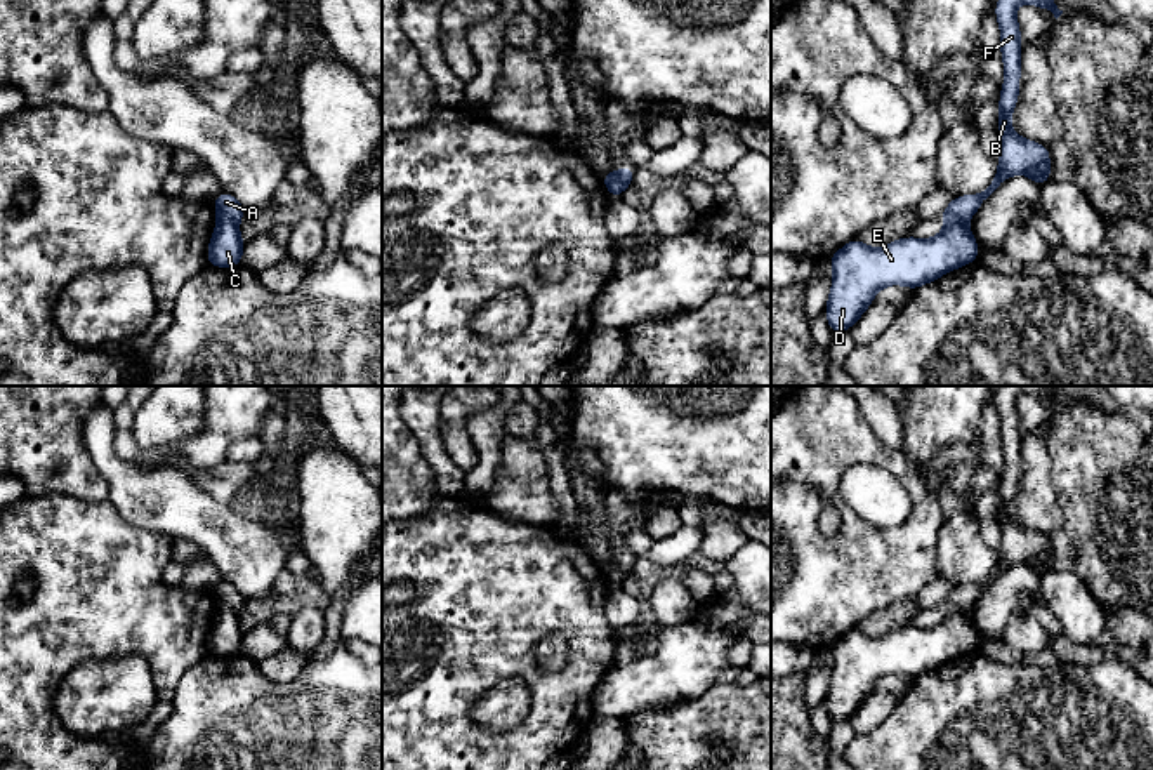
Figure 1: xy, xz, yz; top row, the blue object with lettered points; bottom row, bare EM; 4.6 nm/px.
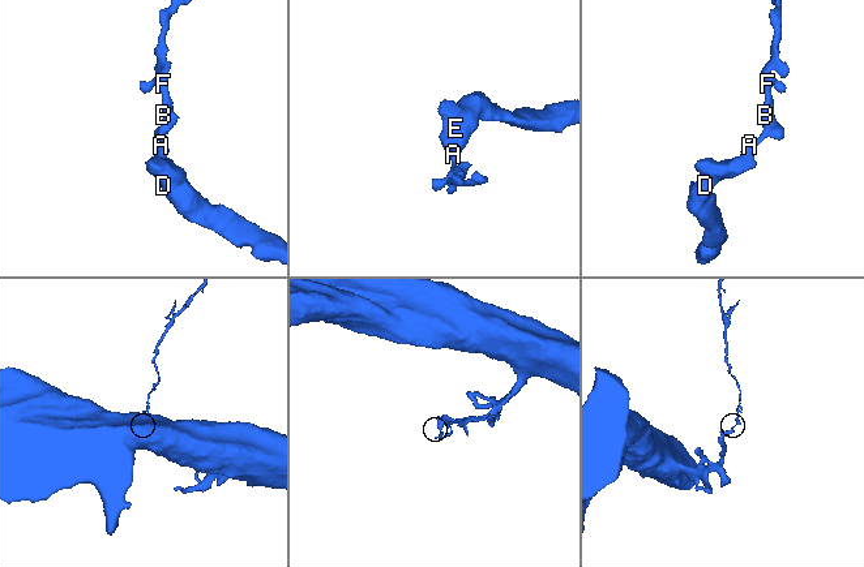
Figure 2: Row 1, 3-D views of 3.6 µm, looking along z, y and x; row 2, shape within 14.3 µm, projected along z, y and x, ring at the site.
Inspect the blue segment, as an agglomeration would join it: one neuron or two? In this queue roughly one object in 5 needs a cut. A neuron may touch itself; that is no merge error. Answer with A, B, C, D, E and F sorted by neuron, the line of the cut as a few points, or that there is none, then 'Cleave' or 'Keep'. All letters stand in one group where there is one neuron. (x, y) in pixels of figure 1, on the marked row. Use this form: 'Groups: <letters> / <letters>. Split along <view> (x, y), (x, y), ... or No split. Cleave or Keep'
Groups: A B F / C D E. Split along yz (966, 219), (947, 226). Cleave

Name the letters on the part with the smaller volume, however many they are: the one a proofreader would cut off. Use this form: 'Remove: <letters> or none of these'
Remove: A, B, F

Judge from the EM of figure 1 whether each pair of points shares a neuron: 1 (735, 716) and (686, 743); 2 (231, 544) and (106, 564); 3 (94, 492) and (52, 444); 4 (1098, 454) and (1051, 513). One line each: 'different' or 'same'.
1: same
2: different
3: same
4: different

